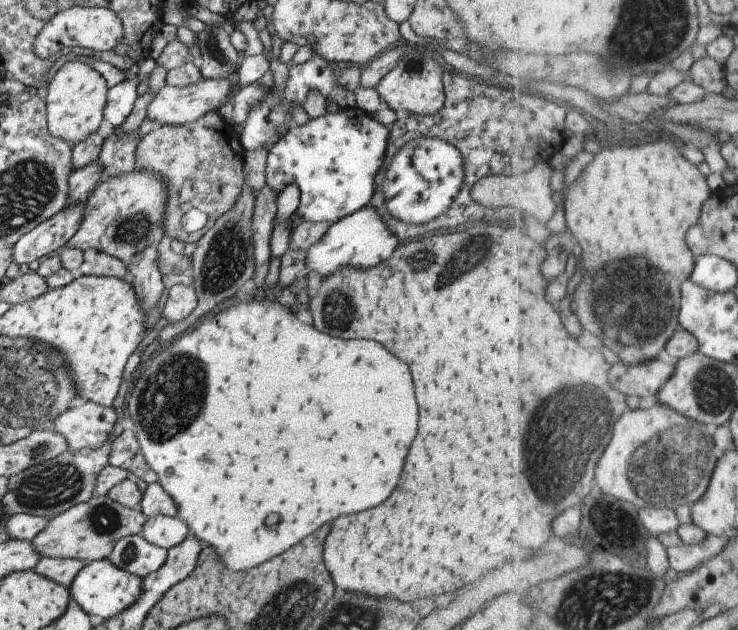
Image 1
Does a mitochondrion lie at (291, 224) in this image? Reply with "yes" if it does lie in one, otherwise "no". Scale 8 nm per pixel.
no

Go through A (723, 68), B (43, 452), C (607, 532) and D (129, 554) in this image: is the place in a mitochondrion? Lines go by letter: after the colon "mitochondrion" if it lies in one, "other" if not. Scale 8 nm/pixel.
A: other
B: mitochondrion
C: other
D: mitochondrion

